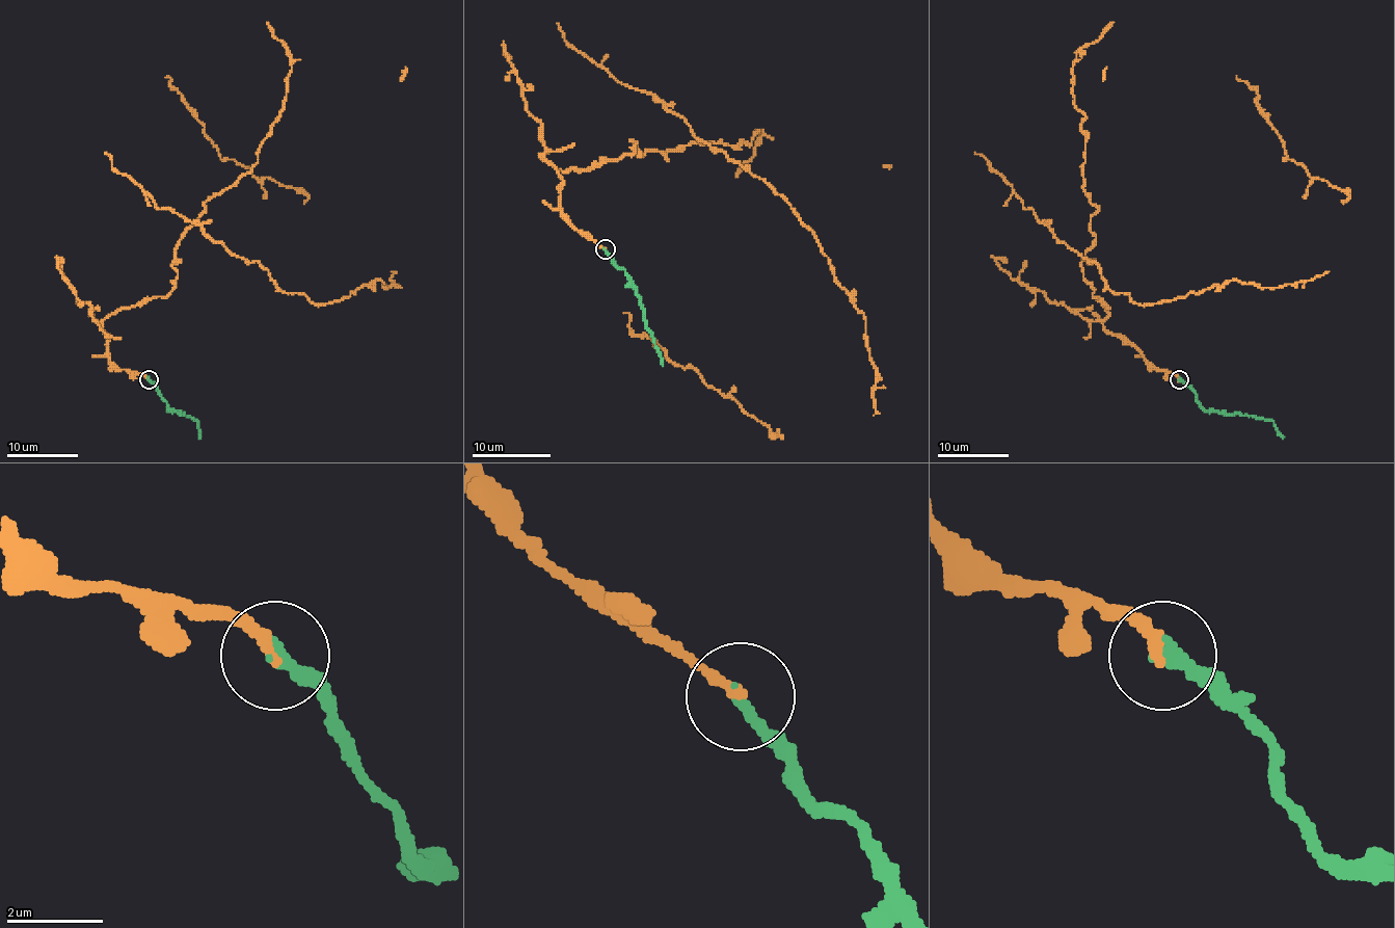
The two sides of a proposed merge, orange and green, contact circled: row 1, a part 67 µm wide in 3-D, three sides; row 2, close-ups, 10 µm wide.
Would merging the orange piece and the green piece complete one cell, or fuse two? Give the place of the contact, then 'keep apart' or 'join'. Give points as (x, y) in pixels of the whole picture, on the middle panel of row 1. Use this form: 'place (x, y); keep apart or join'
place (605, 249); join

